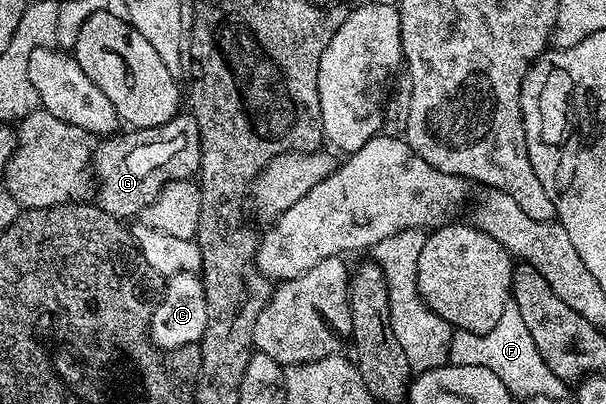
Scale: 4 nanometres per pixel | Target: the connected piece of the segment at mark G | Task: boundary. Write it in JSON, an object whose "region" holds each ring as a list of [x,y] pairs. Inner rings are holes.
{"region":[[[178,113],[163,126],[134,128],[122,133],[108,136],[100,142],[94,154],[93,167],[99,175],[99,195],[96,202],[105,212],[120,219],[138,216],[151,201],[157,199],[165,184],[175,180],[190,180],[200,172],[202,145],[201,127],[191,113]]]}

